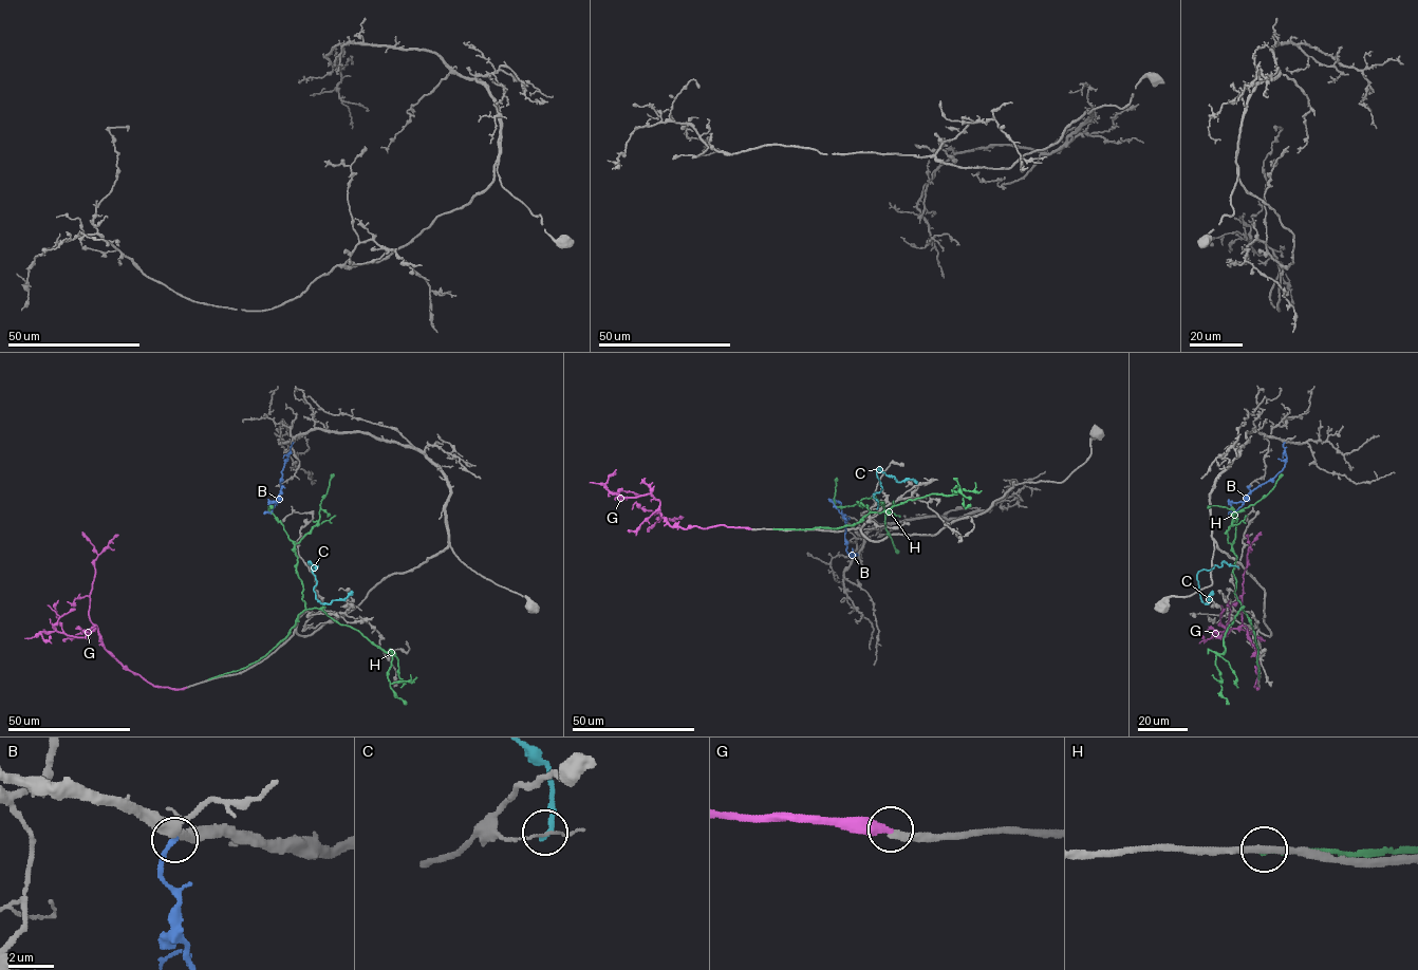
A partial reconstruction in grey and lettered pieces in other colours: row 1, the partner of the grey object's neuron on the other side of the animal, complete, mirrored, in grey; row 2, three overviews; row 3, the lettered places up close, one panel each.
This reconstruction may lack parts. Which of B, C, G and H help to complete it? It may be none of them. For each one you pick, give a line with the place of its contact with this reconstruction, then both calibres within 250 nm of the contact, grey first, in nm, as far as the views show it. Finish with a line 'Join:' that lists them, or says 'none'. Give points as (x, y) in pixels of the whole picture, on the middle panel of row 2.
G: meets grey at (750, 528); 340 nm thick on the grey side, 380 nm on the other
Join: G

